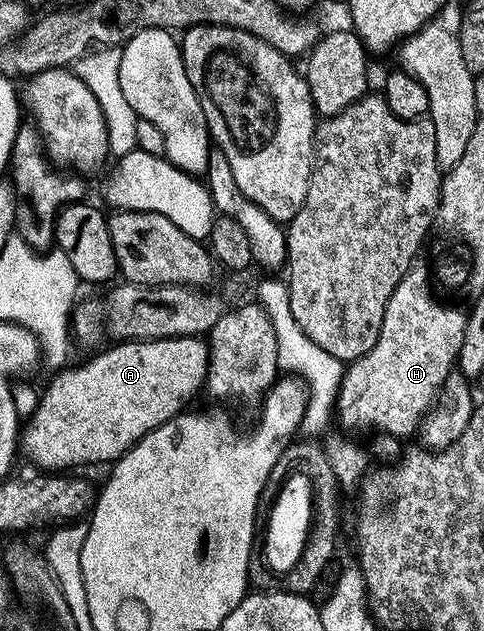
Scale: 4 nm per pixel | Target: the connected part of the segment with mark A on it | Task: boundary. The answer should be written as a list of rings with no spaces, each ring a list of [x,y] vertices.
[[[200,336],[164,337],[158,341],[123,341],[94,355],[90,361],[65,369],[38,396],[29,422],[19,433],[19,449],[41,471],[69,471],[72,465],[92,461],[116,462],[155,427],[167,423],[186,408],[185,405],[205,384],[209,370],[209,346]]]

